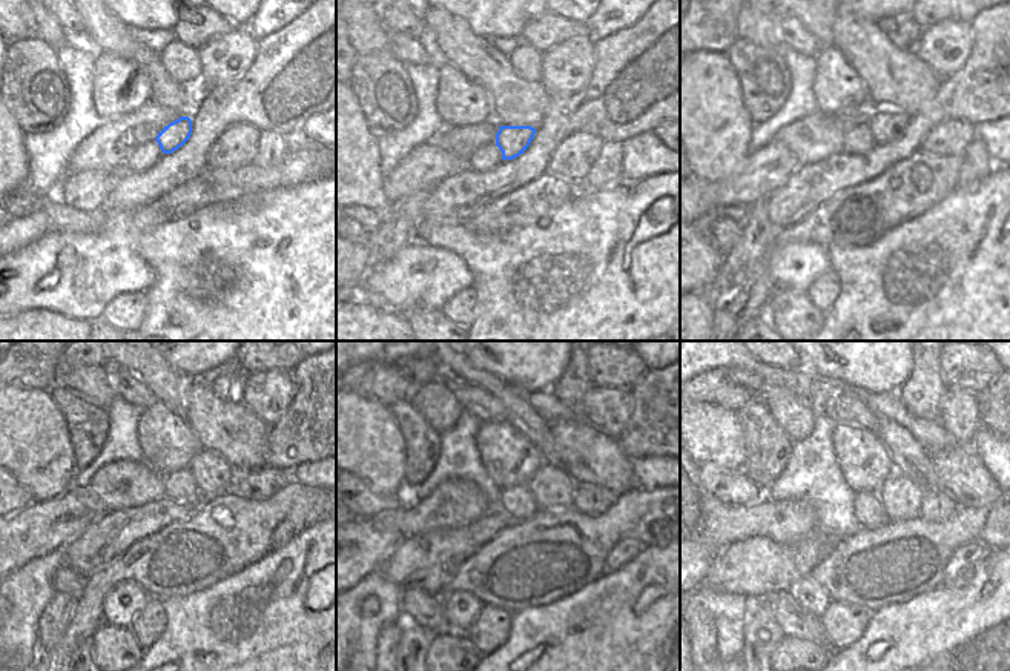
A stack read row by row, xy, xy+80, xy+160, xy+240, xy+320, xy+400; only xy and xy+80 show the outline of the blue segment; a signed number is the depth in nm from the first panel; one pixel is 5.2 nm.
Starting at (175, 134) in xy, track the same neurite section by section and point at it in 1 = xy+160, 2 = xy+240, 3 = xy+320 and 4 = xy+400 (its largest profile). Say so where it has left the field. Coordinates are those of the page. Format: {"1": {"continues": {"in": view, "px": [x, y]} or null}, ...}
{"1": {"continues": {"in": "xy+160", "px": [886, 125]}}, "2": {"continues": {"in": "xy+240", "px": [212, 476]}}, "3": {"continues": {"in": "xy+320", "px": [553, 489]}}, "4": {"continues": {"in": "xy+400", "px": [901, 498]}}}

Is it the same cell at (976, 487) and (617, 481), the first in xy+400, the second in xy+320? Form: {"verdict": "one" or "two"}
{"verdict": "one"}

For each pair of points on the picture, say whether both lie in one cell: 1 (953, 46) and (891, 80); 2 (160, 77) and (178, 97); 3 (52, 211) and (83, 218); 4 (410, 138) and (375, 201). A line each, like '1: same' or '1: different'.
1: different
2: same
3: same
4: different

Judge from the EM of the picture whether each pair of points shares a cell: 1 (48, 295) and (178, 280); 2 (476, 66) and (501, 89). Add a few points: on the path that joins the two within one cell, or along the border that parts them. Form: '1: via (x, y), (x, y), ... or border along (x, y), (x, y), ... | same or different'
1: border along (135, 251), (154, 272), (154, 281), (146, 290) | different
2: via (482, 71), (495, 83) | same

